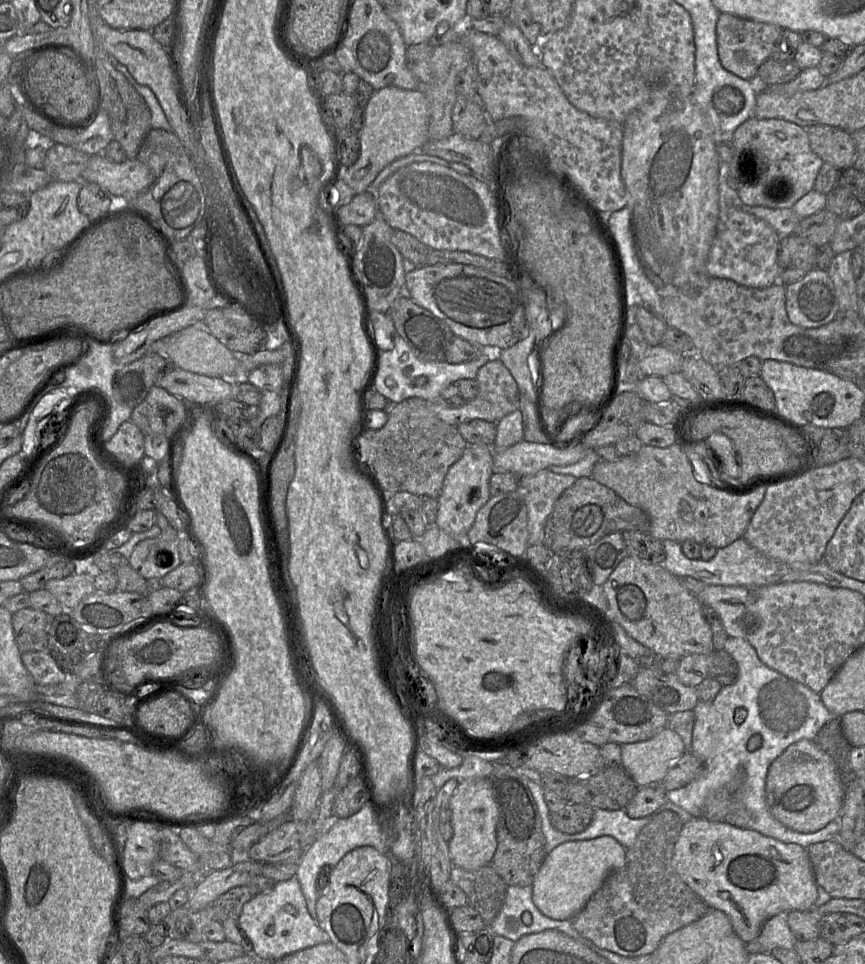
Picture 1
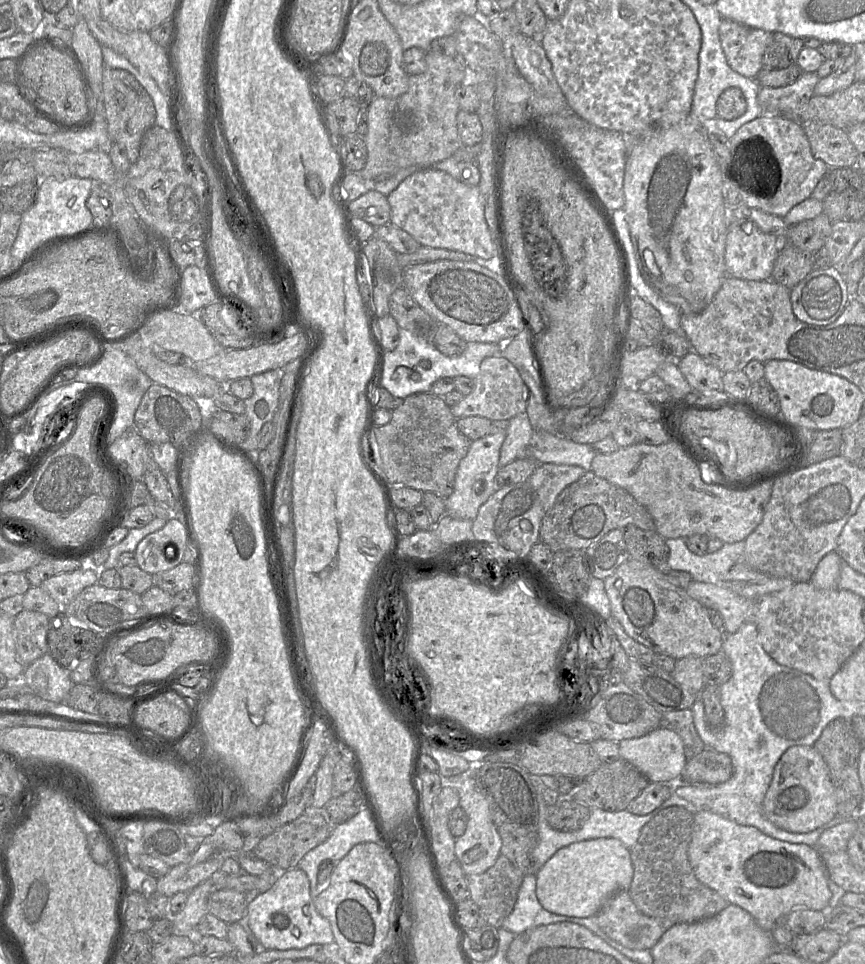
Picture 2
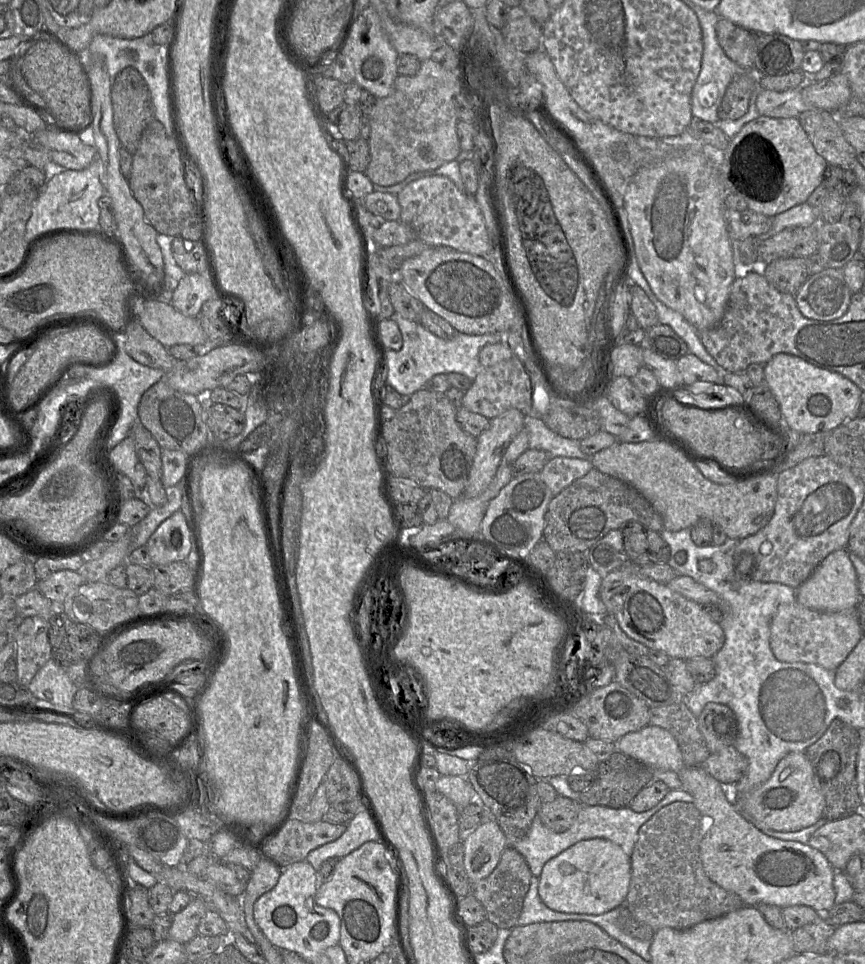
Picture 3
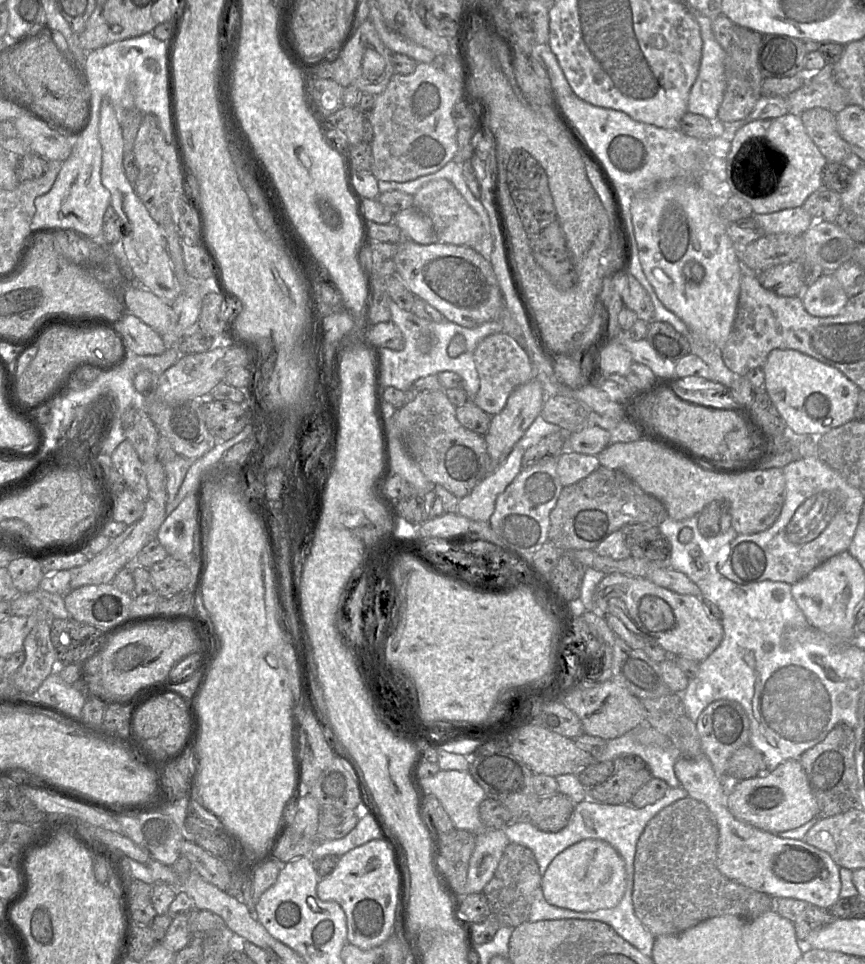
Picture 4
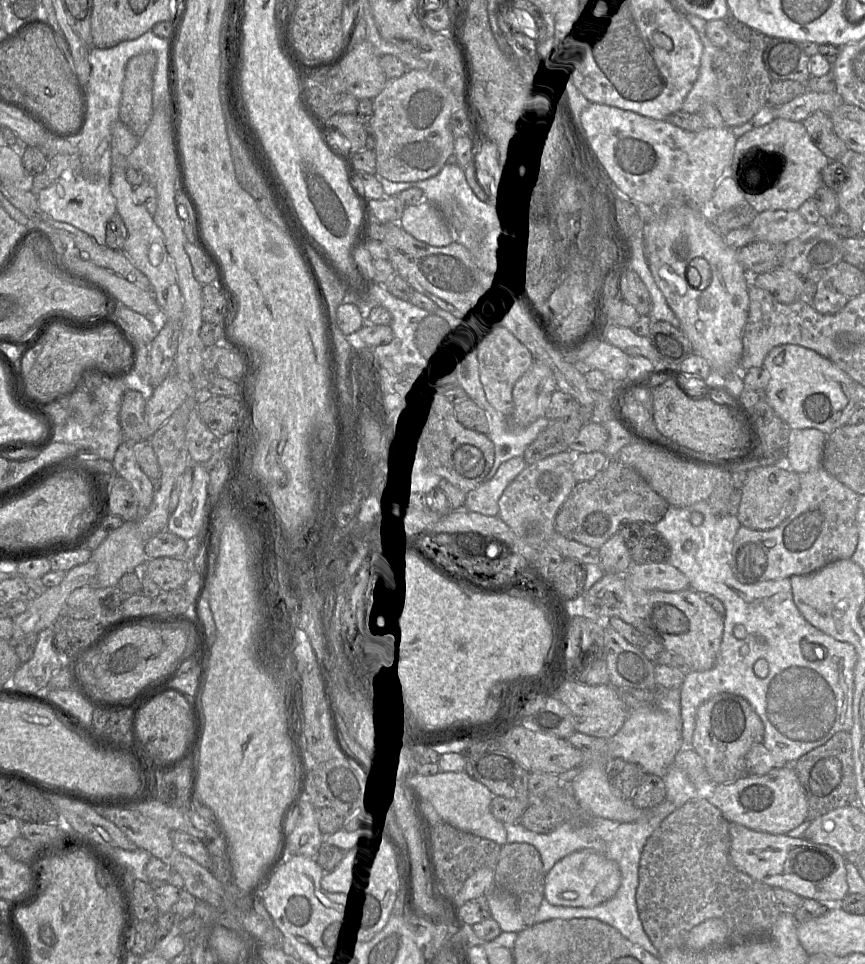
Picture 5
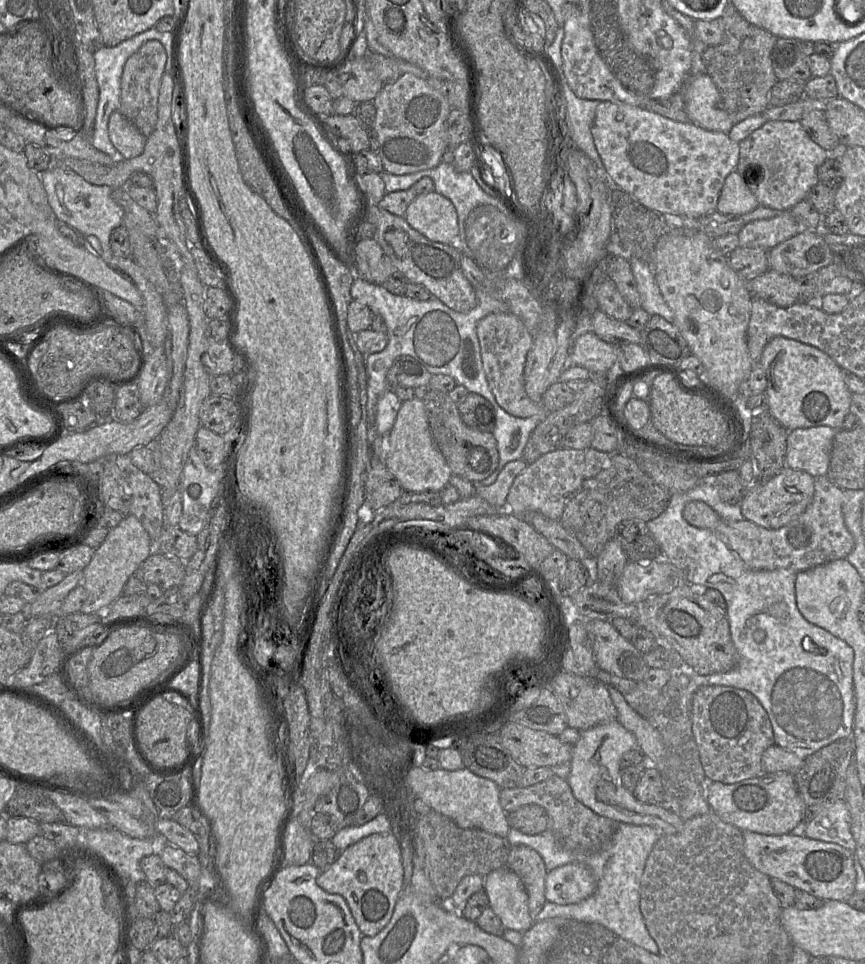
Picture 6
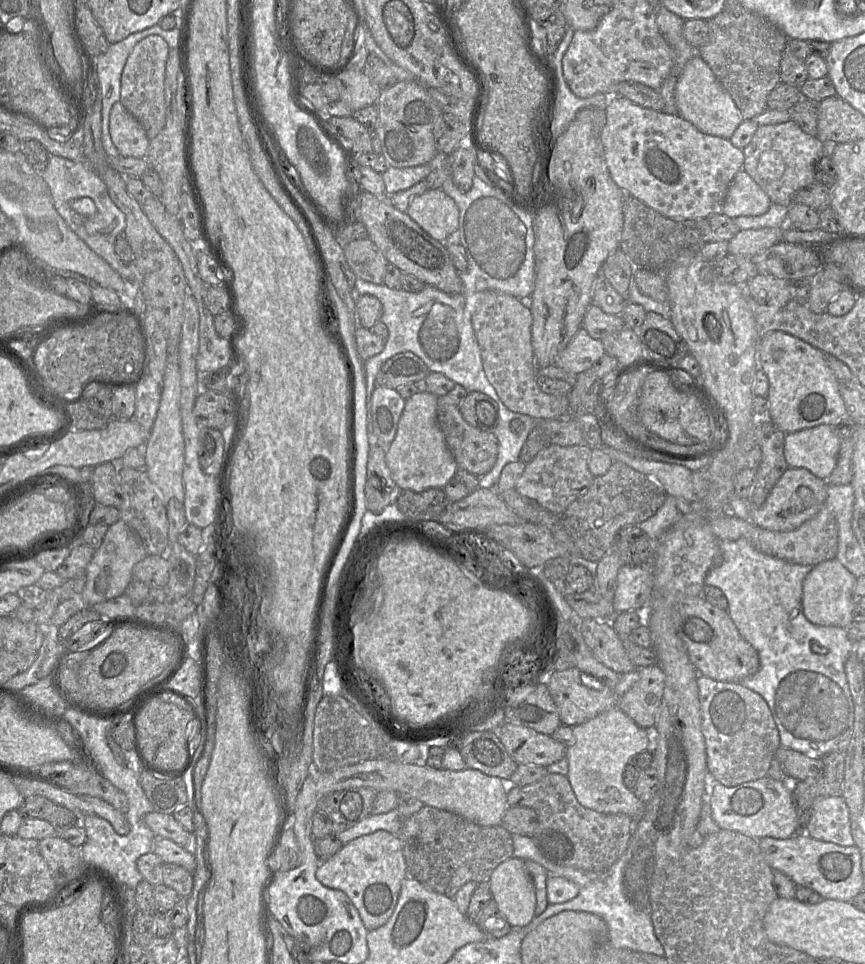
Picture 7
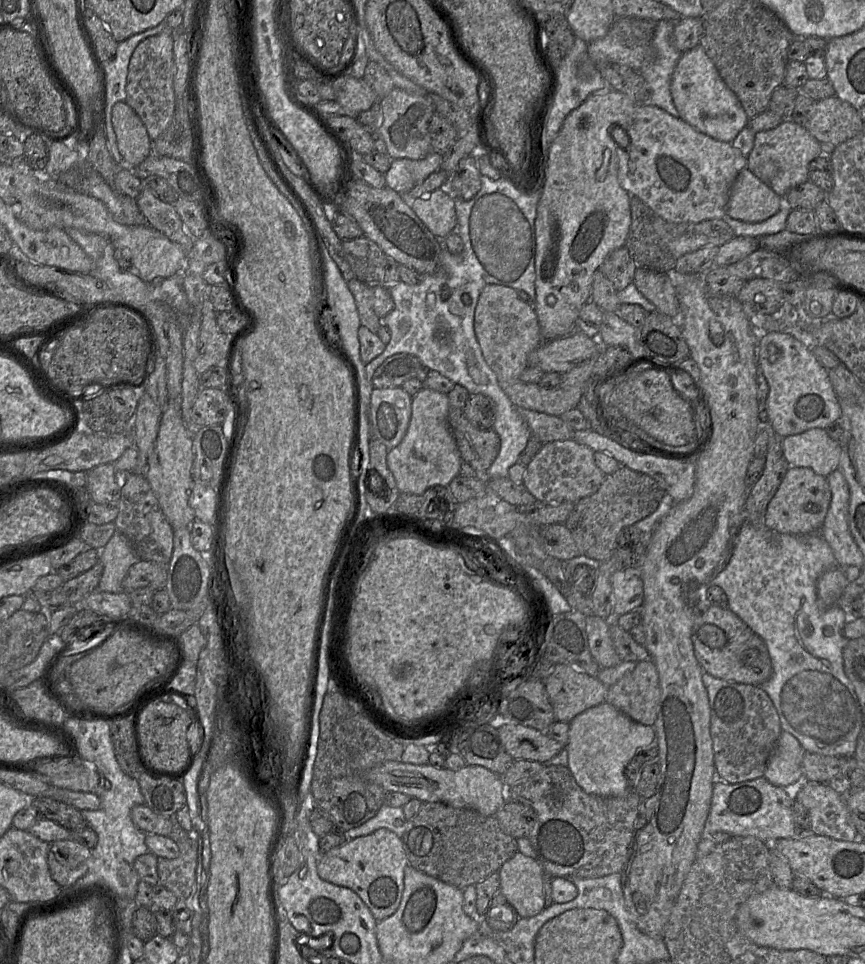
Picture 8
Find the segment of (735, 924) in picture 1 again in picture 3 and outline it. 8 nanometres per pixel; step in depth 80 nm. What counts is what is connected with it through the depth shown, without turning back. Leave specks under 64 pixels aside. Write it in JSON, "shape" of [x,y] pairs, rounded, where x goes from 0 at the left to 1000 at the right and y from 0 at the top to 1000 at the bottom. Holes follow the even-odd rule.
{"shape":[[[810,794],[791,795],[784,800],[788,817],[802,828],[812,849],[814,867],[809,890],[820,912],[852,927],[860,938],[873,941],[889,938],[901,942],[928,939],[950,948],[964,939],[964,901],[956,890],[936,877],[909,872],[883,865],[839,827],[839,818]],[[820,846],[823,849],[817,849]],[[822,855],[822,860],[820,860]]]}

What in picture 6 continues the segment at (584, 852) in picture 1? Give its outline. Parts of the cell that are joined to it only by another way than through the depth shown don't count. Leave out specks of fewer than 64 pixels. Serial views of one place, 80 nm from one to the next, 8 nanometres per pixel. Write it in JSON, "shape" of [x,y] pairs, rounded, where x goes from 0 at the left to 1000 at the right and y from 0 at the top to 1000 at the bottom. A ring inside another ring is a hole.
{"shape":[[[657,895],[635,904],[630,911],[630,932],[646,939],[668,937],[689,922],[689,912],[673,896]]]}

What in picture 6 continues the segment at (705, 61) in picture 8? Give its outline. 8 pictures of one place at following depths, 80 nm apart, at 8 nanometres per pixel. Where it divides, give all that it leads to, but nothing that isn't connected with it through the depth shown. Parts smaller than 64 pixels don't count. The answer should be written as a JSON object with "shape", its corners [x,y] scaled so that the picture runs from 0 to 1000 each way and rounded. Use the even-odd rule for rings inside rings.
{"shape":[[[815,75],[797,79],[786,93],[798,127],[821,136],[843,138],[849,126],[834,110],[834,99]]]}

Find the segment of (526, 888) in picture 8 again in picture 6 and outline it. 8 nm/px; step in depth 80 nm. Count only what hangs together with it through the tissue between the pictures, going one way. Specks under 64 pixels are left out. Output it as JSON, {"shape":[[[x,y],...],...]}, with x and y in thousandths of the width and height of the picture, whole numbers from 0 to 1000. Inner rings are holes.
{"shape":[[[585,898],[576,900],[560,912],[565,941],[577,951],[584,964],[607,967],[616,960],[612,949],[610,928],[597,906]]]}

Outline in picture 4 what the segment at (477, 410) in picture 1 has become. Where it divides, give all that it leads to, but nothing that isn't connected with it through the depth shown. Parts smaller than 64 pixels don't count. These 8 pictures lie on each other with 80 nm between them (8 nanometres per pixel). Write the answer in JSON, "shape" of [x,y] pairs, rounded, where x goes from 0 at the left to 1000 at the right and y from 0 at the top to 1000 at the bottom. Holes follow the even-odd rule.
{"shape":[[[585,344],[565,348],[555,354],[548,366],[548,373],[555,401],[546,416],[566,432],[582,425],[595,402],[618,393],[618,382],[610,366]]]}

